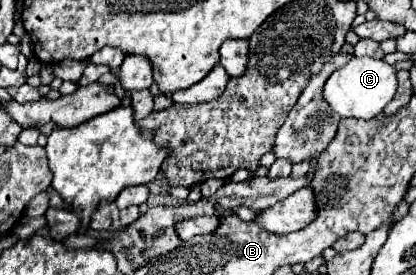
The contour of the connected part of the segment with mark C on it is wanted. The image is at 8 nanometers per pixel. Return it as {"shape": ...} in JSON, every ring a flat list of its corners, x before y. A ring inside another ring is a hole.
{"shape":[[353,57,345,67,337,69,325,83,325,101,341,117,371,119,383,111,383,107,395,97,397,91,397,71,383,59,373,57]]}

